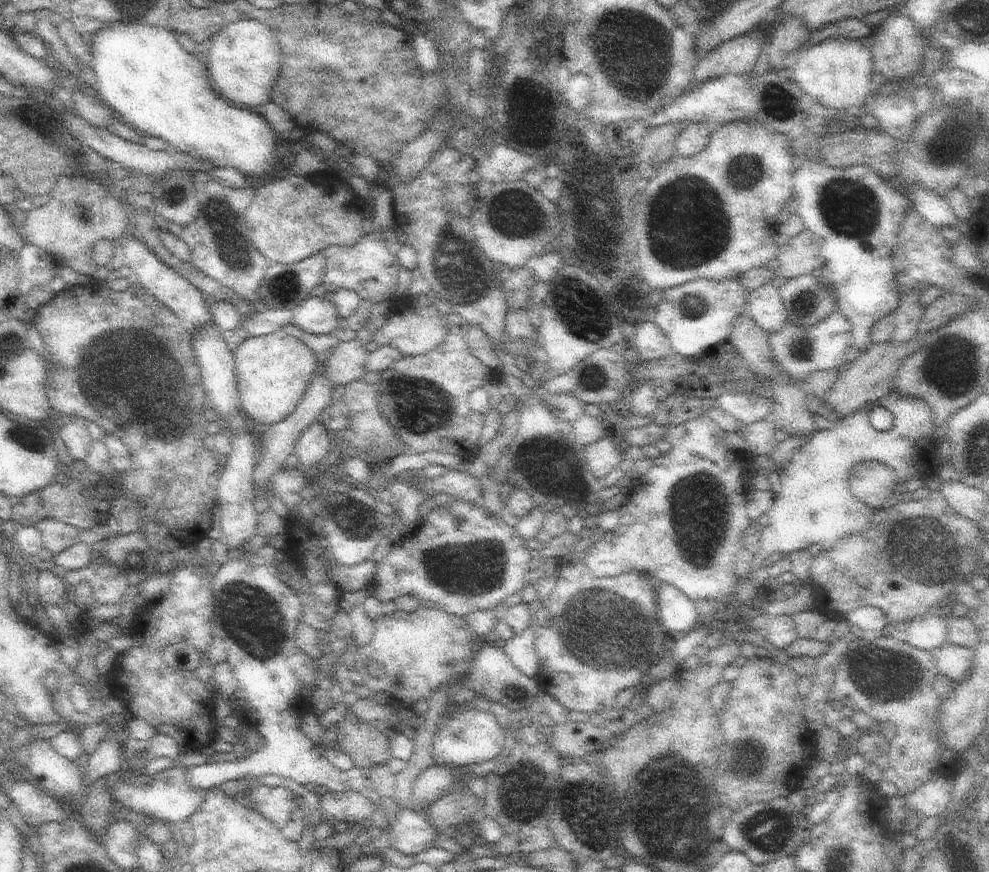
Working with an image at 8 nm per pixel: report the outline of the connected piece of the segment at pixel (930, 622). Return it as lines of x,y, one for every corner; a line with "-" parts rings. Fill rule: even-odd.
927,612
905,626
905,636
911,646
935,652
947,642
947,620
945,616
933,616

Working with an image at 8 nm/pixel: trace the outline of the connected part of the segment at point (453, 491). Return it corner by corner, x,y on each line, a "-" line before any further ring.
449,470
449,472
445,472
445,476
431,478
431,480
429,478
415,480
415,476
413,476
413,484
419,486
429,496
439,492
439,494
455,496
455,500
465,500
465,502
473,502
473,504
477,504
477,500
481,500
481,494
483,494
483,490
481,490
483,486
475,476
455,472
455,470

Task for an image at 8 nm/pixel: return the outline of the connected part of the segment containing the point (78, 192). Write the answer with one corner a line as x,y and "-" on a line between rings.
61,176
57,180
55,188
49,192
49,200
43,206
25,212
25,216
21,220
21,234
23,234
25,242
49,252
57,266
69,266
75,272
87,274
87,276
93,276
97,272
97,266
93,264
93,258
91,258
93,246
99,240
115,242
127,230
129,230
129,212
121,204
121,200
117,200
117,196
113,196
103,184
99,184
91,178
85,178
85,176

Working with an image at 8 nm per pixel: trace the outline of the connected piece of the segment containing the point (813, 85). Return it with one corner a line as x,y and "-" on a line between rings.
829,38
819,44
813,44
807,50
801,50
795,58
797,64
793,72
789,72
789,76
807,94
807,98
819,100
827,110
851,112
855,108
865,106
867,96
873,94
871,76
875,74
875,60
869,44
863,40

